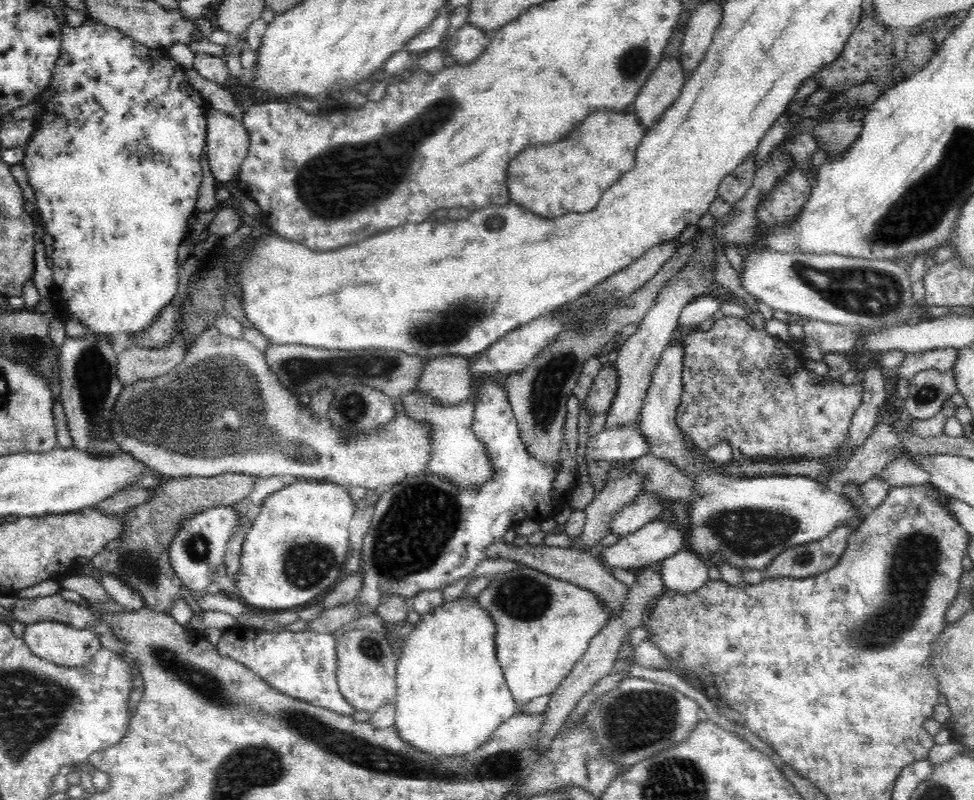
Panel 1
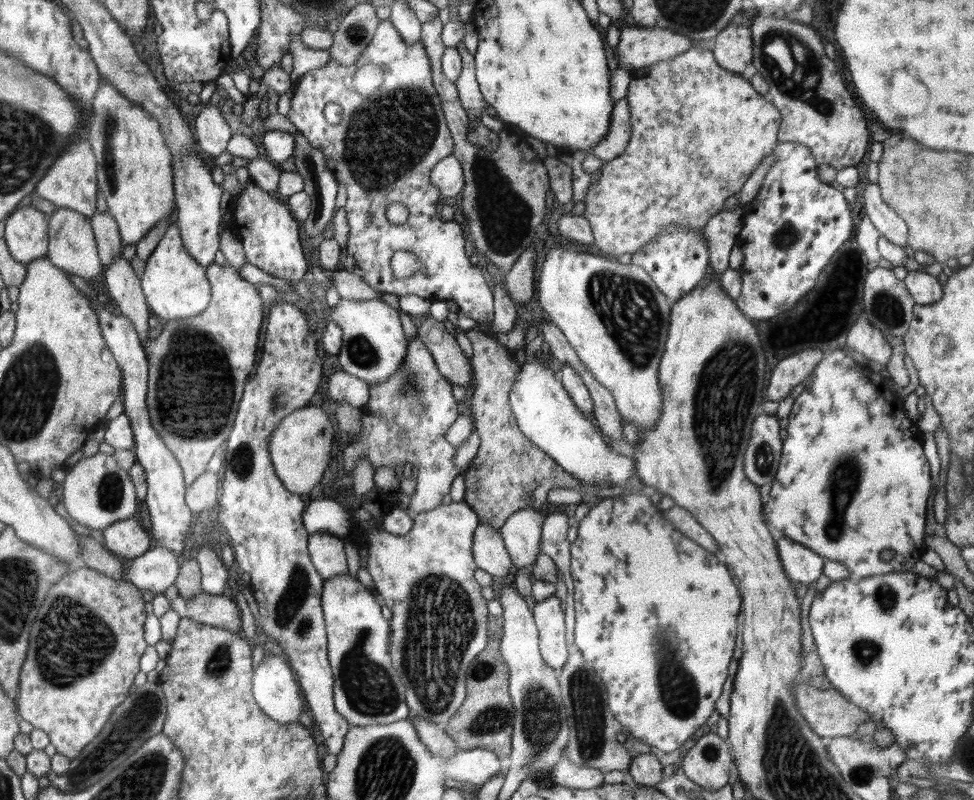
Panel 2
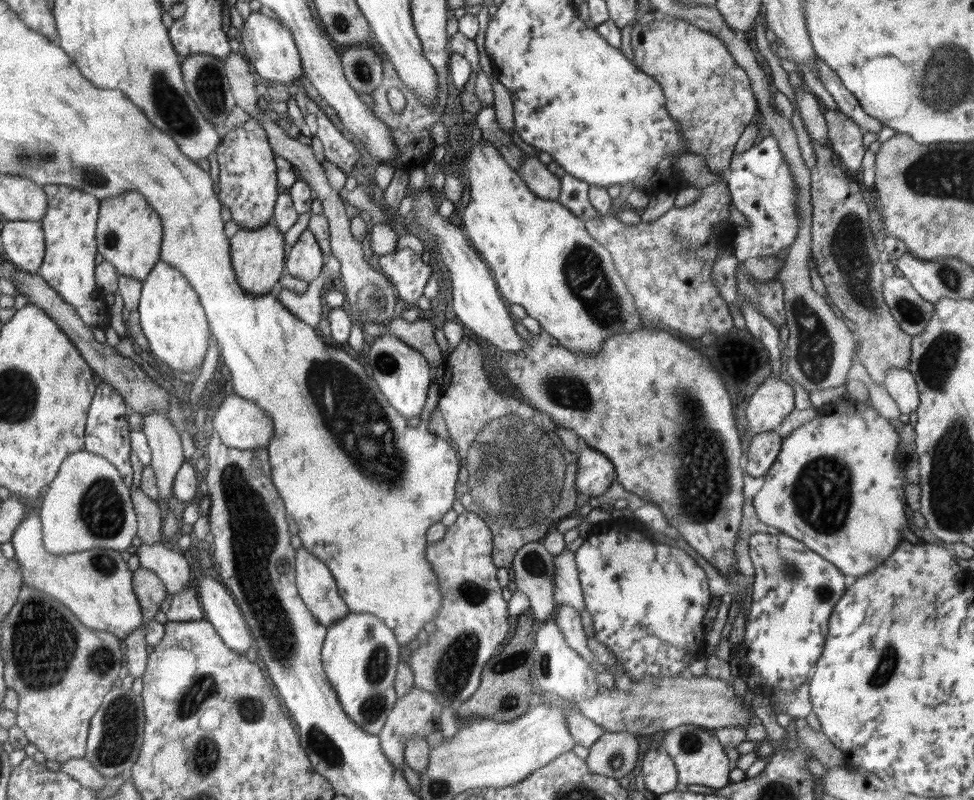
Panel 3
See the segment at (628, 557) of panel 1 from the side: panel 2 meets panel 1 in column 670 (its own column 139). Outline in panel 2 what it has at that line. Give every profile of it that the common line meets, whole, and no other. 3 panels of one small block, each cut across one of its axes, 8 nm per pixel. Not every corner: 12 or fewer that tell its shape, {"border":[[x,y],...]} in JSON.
{"border":[[138,521],[102,529],[105,547],[122,560],[142,556],[150,536]]}

